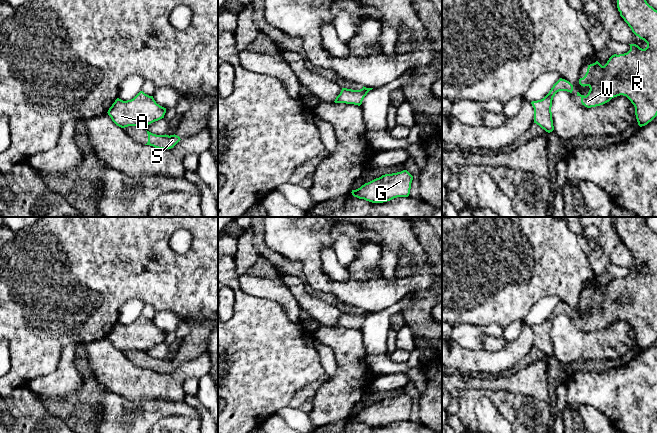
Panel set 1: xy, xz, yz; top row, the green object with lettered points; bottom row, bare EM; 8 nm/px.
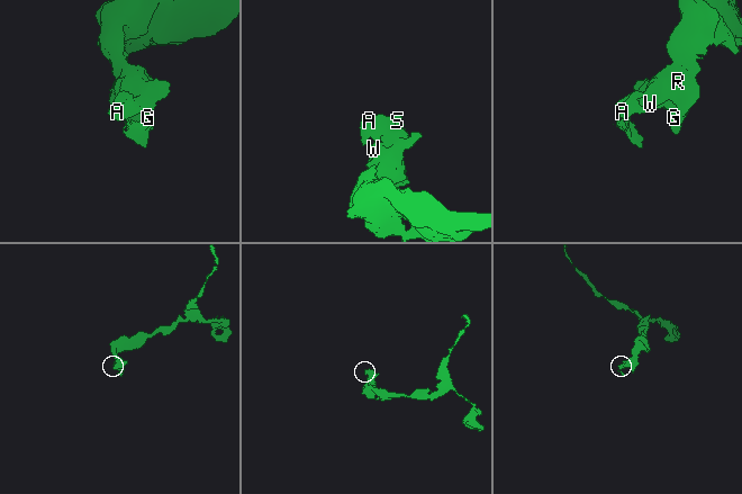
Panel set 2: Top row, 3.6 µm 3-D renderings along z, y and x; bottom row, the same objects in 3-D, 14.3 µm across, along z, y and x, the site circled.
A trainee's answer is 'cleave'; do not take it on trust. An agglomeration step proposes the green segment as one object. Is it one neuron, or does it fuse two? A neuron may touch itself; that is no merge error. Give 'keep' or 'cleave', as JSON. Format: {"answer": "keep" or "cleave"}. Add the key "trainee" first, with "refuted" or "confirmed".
{"trainee": "confirmed", "answer": "cleave"}

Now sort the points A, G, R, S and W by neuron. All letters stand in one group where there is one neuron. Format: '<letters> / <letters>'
A G R W / S

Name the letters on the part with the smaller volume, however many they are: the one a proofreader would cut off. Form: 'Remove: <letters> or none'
Remove: S

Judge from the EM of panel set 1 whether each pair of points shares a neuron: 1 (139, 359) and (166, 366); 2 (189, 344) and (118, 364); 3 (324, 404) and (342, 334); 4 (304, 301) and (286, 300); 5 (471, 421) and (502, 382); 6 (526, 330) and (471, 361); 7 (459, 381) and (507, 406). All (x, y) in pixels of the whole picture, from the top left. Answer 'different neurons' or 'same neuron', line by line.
1: same neuron
2: different neurons
3: same neuron
4: different neurons
5: different neurons
6: same neuron
7: different neurons

